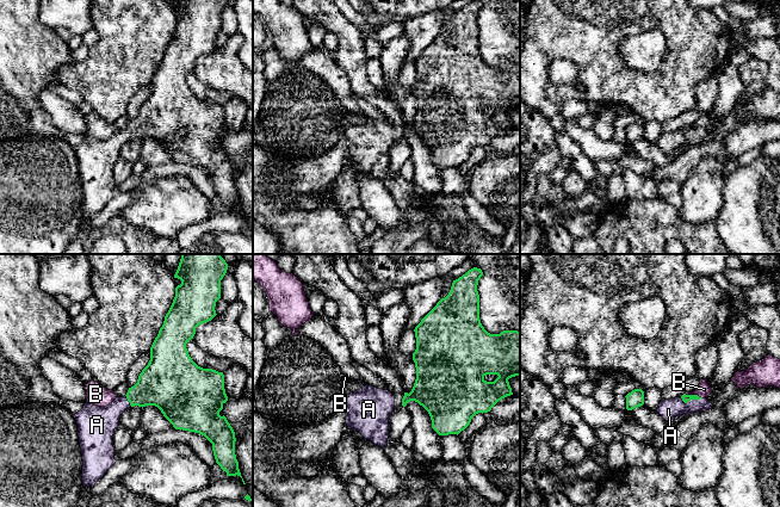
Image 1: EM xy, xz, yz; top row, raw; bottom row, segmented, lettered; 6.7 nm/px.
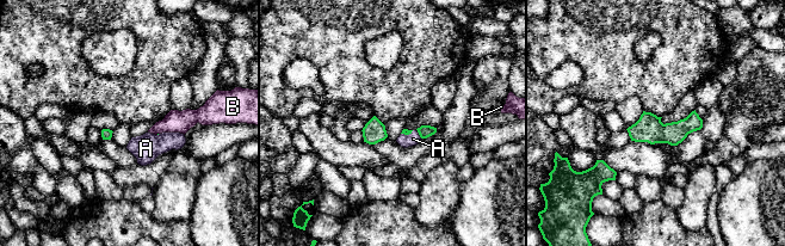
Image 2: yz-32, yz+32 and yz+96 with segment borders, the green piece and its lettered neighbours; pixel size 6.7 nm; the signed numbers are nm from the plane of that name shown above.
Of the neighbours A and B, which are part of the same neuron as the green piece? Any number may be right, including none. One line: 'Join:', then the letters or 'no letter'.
Join: A

